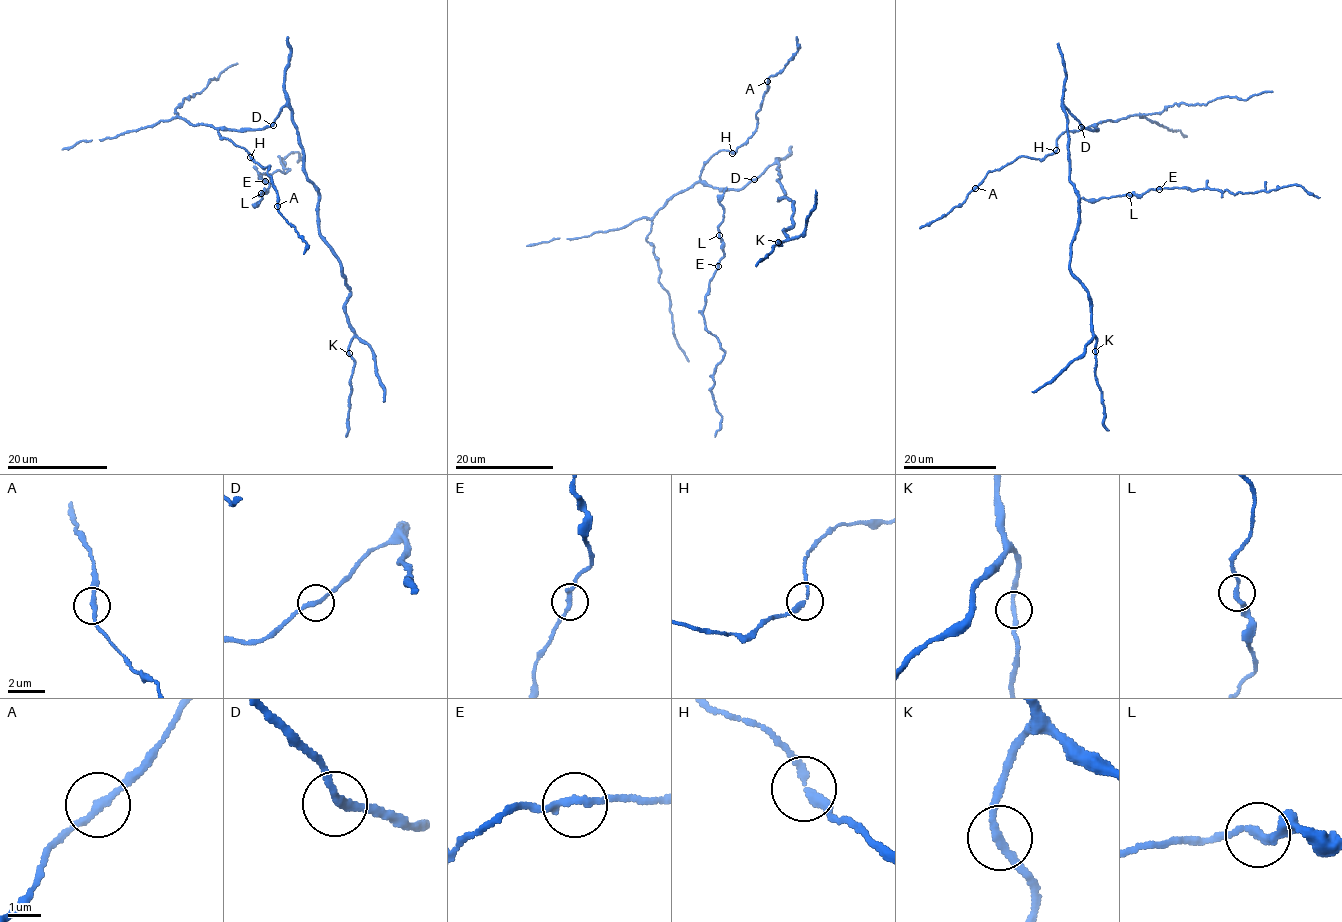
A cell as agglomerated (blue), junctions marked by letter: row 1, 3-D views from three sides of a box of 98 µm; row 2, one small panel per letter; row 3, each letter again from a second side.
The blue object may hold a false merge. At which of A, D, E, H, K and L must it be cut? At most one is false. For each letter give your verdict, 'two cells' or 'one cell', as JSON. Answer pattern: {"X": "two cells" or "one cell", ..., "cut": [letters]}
{"A": "one cell", "D": "one cell", "E": "one cell", "H": "one cell", "K": "one cell", "L": "one cell", "cut": []}

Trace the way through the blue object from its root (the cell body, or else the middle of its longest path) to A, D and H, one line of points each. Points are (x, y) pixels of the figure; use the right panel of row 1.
A: (1095, 130), (1096, 127), (1089, 126), (1064, 132), (1051, 154), (1037, 160), (1020, 156), (990, 171), (975, 188)
D: (1095, 130), (1081, 127)
H: (1095, 130), (1096, 127), (1089, 126), (1064, 132), (1057, 139), (1057, 151)

